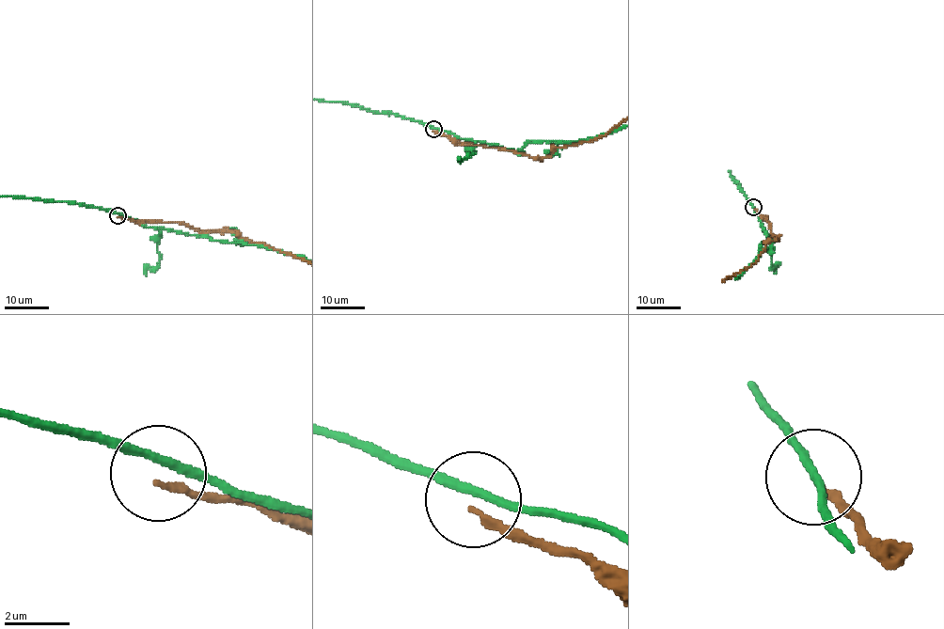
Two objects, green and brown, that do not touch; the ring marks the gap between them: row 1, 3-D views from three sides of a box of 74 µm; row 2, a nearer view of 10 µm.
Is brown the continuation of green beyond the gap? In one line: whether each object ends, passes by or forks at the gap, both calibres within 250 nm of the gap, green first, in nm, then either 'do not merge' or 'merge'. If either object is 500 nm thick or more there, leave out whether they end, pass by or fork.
green passes by; brown ends there; 260 nm thick on the green side, 180 nm on the other; do not merge

